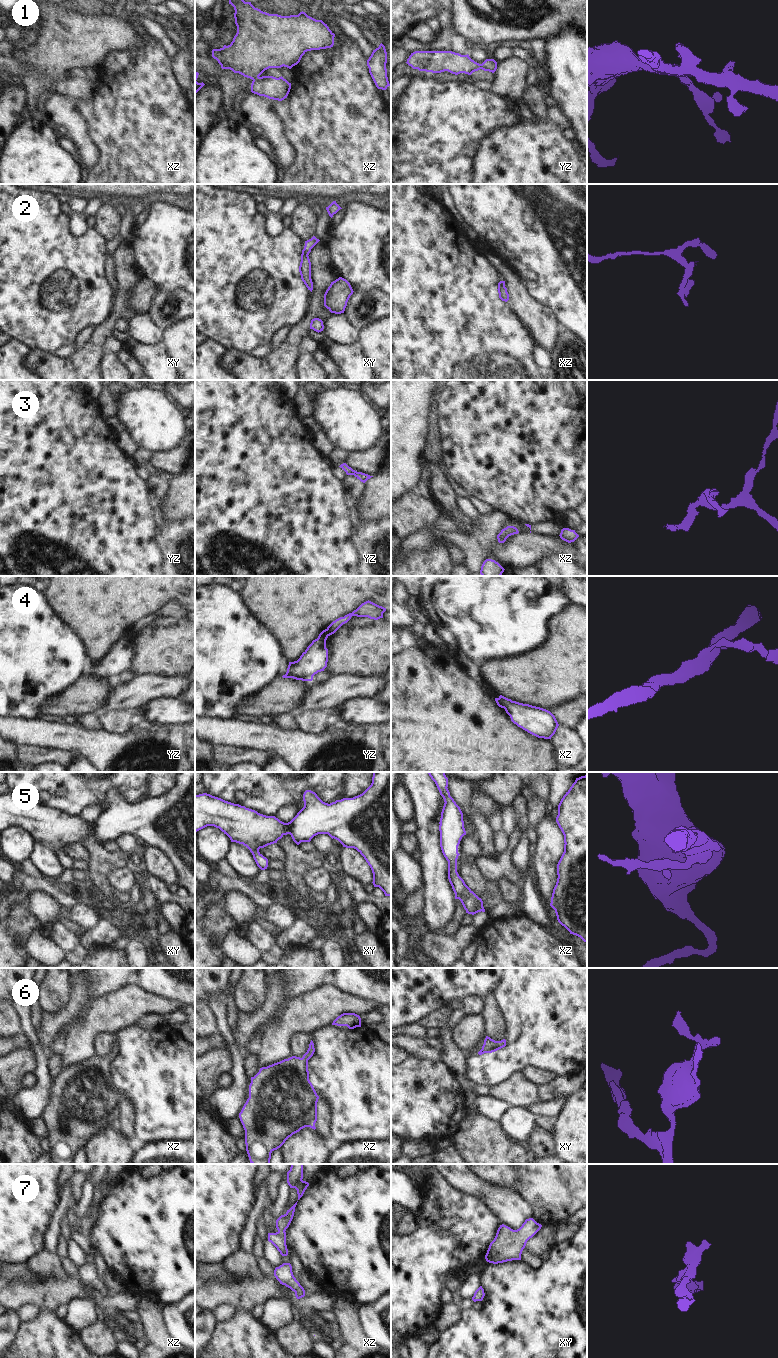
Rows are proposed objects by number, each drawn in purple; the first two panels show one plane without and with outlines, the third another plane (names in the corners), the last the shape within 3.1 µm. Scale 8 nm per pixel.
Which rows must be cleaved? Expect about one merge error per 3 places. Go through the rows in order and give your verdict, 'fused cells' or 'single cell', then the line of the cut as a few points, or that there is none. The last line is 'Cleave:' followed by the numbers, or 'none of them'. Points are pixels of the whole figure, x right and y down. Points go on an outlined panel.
1: single cell; cut none
2: fused cells; cut xy (302, 252), (307, 255)
3: single cell; cut none
4: fused cells; cut yz (318, 637), (325, 641)
5: single cell; cut none
6: single cell; cut none
7: single cell; cut none
Cleave: 2, 4

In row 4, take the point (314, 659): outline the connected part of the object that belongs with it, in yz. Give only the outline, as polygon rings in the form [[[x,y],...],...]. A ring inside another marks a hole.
[[[315,639],[302,653],[297,661],[289,662],[287,672],[283,678],[293,678],[302,681],[312,681],[313,676],[324,671],[328,662],[326,641]]]

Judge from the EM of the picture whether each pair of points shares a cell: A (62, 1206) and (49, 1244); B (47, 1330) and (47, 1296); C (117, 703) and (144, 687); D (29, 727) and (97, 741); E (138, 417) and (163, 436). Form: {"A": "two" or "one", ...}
{"A": "one", "B": "two", "C": "one", "D": "one", "E": "one"}

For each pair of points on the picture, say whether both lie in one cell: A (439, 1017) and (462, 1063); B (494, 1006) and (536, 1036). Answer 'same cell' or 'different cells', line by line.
A: same cell
B: different cells

